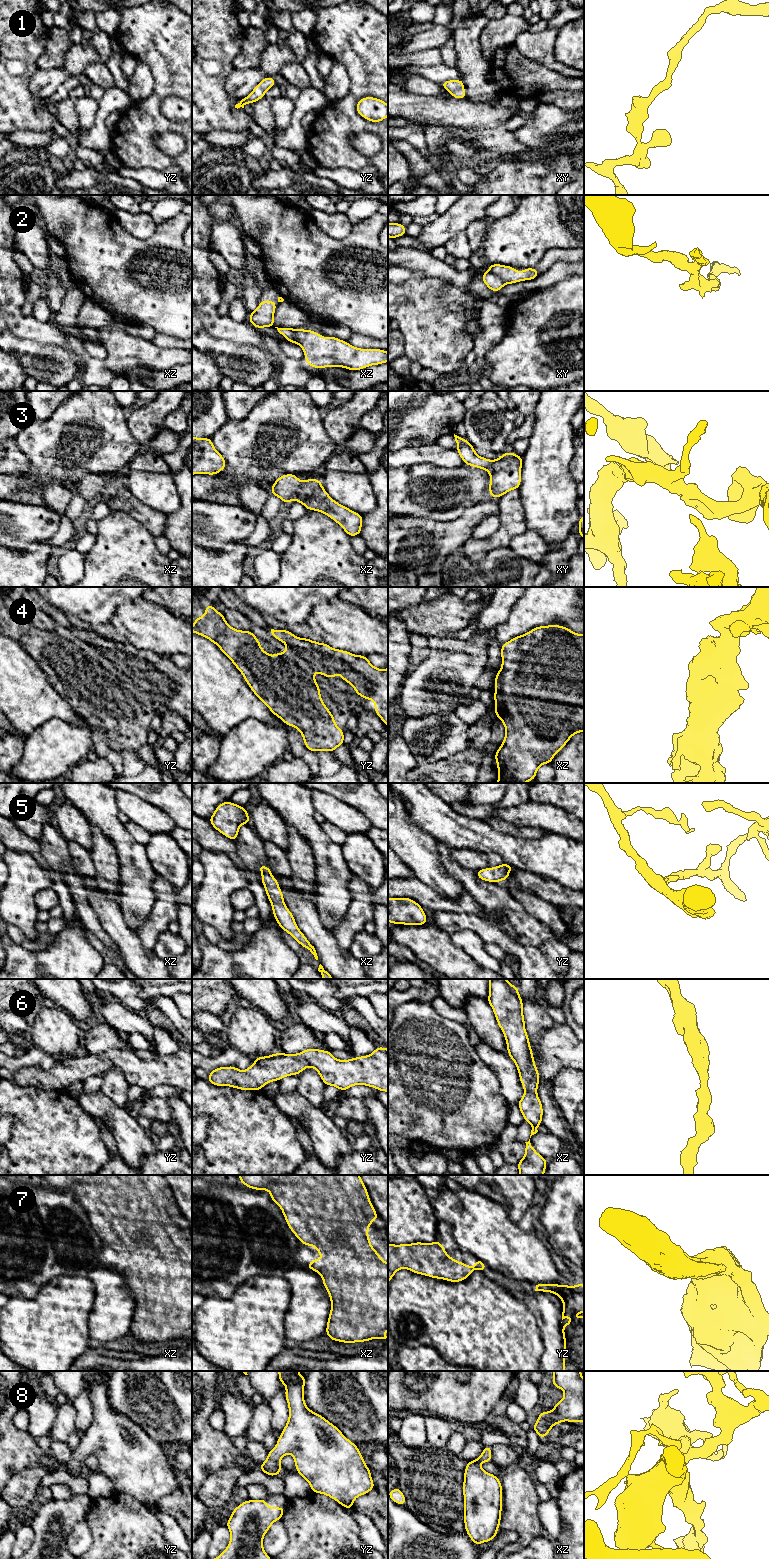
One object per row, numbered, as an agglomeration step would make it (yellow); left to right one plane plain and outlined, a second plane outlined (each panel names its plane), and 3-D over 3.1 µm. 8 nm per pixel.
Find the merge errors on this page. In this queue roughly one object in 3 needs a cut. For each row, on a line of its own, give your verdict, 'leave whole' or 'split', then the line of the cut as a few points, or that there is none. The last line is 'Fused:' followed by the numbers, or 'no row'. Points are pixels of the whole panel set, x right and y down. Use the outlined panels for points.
1: leave whole | no cut
2: split | xy (488, 271), (496, 274), (506, 283)
3: leave whole | no cut
4: leave whole | no cut
5: leave whole | no cut
6: leave whole | no cut
7: leave whole | no cut
8: leave whole | no cut
Fused: 2

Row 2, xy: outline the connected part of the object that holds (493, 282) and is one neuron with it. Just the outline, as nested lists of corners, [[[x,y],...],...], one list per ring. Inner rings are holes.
[[[489,271],[483,273],[481,279],[486,284],[486,286],[493,292],[498,292],[506,284],[500,277]]]

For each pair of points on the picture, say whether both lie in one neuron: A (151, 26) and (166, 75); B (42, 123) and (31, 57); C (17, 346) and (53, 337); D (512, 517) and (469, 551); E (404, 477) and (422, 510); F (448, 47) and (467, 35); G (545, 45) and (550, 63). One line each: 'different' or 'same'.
A: same
B: same
C: different
D: same
E: same
F: different
G: same

